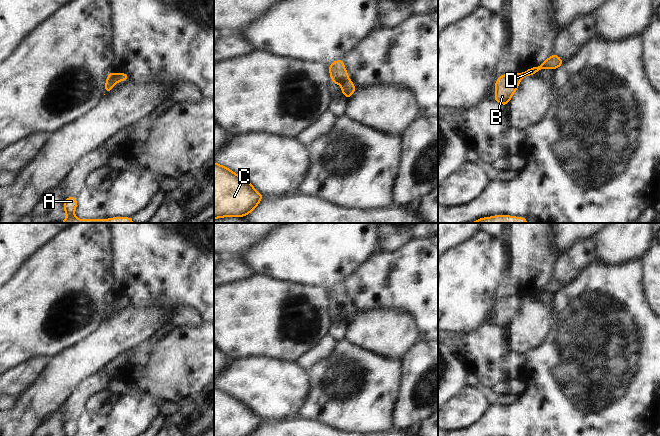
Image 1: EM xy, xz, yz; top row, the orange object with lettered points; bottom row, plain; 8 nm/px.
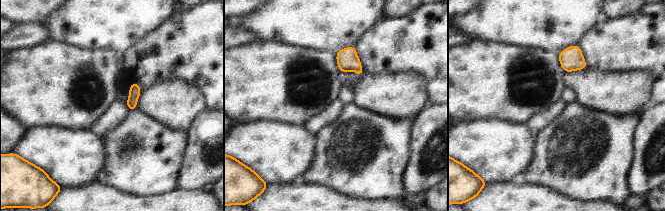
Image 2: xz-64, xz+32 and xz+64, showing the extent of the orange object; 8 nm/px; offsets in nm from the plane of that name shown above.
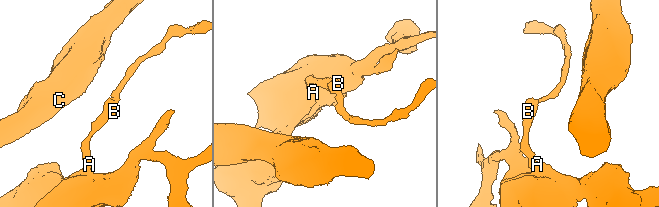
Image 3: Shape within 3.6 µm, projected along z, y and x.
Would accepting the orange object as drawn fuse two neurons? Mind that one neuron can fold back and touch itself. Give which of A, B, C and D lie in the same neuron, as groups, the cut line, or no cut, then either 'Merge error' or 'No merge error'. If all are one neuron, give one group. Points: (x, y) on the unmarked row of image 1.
Groups: A B C D. No split. No merge error.

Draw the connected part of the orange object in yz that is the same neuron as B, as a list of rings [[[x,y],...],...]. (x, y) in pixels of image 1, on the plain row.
[[[556,278],[546,283],[540,290],[531,291],[522,297],[508,297],[499,300],[494,308],[494,324],[507,331],[513,318],[517,315],[520,305],[523,301],[535,299],[539,294],[555,294],[563,289],[563,284]]]

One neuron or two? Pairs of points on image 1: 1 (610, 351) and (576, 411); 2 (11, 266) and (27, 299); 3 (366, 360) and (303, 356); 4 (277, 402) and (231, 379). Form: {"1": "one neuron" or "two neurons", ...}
{"1": "one neuron", "2": "two neurons", "3": "two neurons", "4": "one neuron"}

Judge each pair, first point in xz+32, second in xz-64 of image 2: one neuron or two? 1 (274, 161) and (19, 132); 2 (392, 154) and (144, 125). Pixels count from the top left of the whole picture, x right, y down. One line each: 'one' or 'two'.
1: two
2: one

